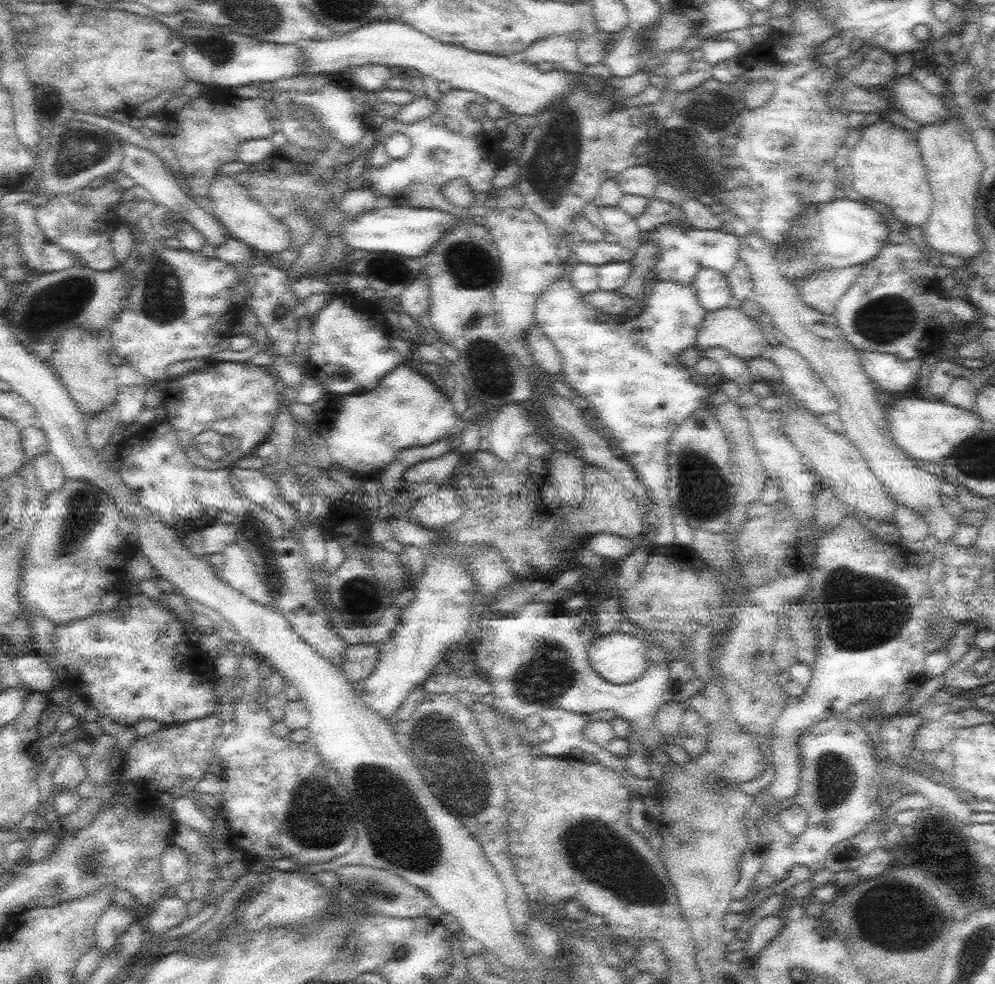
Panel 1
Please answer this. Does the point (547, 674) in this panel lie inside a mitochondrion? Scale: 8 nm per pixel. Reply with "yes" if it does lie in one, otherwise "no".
yes

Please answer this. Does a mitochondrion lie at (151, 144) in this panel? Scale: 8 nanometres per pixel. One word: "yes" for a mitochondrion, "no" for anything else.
no

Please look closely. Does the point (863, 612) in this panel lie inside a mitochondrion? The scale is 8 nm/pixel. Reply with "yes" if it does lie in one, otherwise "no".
yes

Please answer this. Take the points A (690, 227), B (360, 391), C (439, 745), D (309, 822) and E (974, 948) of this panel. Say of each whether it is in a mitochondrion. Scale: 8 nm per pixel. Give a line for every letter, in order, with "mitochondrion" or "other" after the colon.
A: other
B: other
C: mitochondrion
D: mitochondrion
E: mitochondrion

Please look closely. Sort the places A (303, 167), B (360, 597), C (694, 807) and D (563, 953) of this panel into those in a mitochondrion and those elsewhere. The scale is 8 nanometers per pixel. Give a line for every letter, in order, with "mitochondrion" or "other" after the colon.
A: mitochondrion
B: mitochondrion
C: mitochondrion
D: other

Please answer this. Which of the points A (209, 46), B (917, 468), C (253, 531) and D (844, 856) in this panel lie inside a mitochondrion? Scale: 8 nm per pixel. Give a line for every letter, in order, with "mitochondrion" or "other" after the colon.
A: mitochondrion
B: other
C: mitochondrion
D: other

